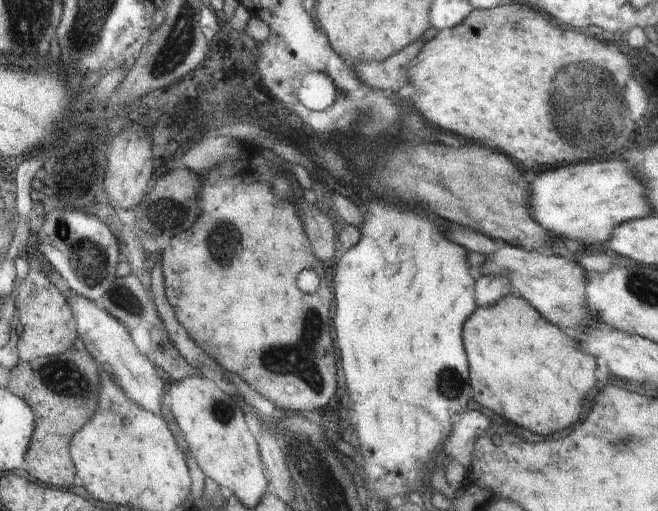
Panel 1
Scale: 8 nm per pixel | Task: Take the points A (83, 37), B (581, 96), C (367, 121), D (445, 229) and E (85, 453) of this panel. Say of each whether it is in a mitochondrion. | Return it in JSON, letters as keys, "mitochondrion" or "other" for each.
{"A":"mitochondrion","B":"mitochondrion","C":"mitochondrion","D":"other","E":"other"}

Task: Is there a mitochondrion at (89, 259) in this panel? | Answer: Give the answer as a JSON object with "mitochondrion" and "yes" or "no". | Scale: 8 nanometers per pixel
{"mitochondrion":"yes"}

